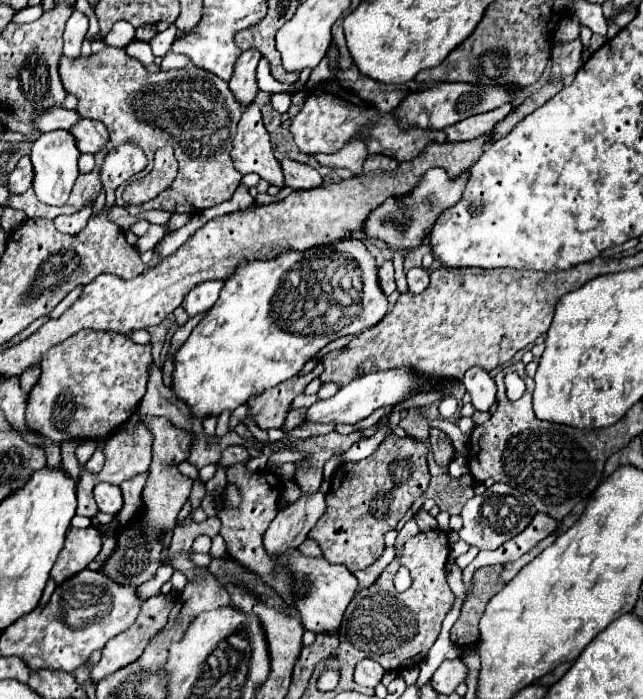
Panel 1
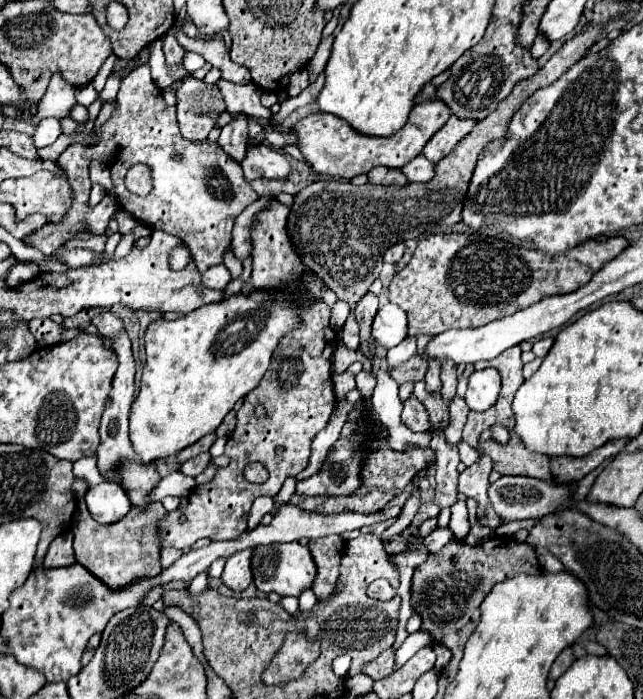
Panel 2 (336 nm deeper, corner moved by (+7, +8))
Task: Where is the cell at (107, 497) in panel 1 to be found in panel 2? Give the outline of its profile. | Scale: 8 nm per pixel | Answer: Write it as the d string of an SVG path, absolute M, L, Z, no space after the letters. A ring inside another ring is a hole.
M103 481L95 487L89 487L85 501L93 519L103 525L119 521L131 509L131 501L125 489L113 481Z

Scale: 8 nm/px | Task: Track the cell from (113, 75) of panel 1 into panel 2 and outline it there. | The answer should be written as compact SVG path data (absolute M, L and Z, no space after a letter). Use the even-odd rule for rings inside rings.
M147 63L137 65L123 79L115 113L99 129L93 127L85 143L91 145L95 139L113 139L119 145L119 153L111 163L111 199L115 199L123 211L153 229L187 241L199 273L223 263L223 253L231 247L231 231L237 215L255 203L259 195L245 183L241 165L231 161L231 157L219 149L217 141L183 141L175 119L175 107L165 105ZM135 163L147 163L151 167L155 187L147 197L137 197L123 185L125 173Z

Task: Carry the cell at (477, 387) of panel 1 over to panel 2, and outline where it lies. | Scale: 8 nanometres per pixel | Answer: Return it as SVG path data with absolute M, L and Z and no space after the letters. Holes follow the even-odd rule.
M483 369L483 371L473 371L469 377L465 401L471 411L485 411L495 405L497 395L499 395L501 379L497 369Z

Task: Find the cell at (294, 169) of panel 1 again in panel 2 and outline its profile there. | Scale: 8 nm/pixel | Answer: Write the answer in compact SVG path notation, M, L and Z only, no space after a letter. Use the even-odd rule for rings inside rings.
M257 145L257 147L249 149L241 167L243 167L245 181L253 181L257 177L283 179L291 173L287 155L277 149L267 147L267 145Z

